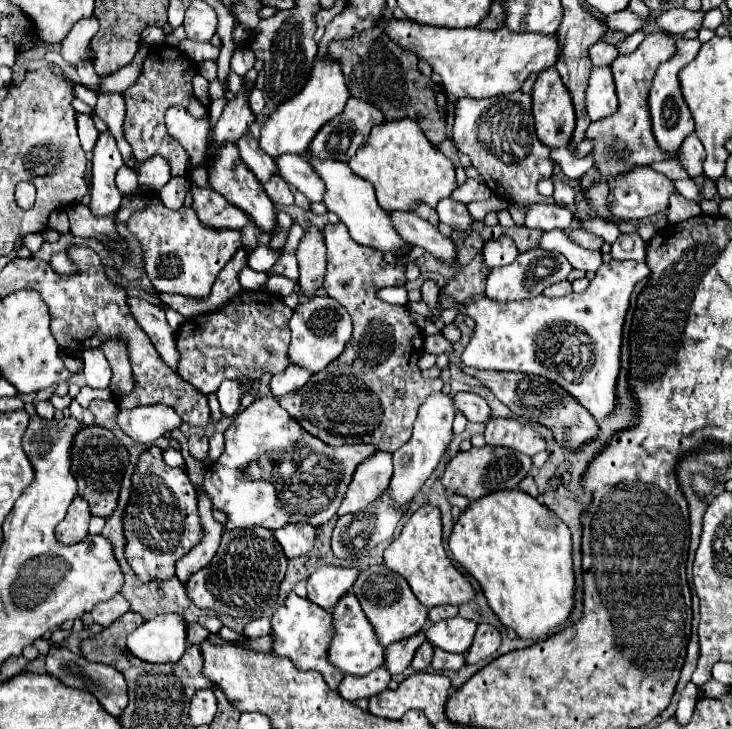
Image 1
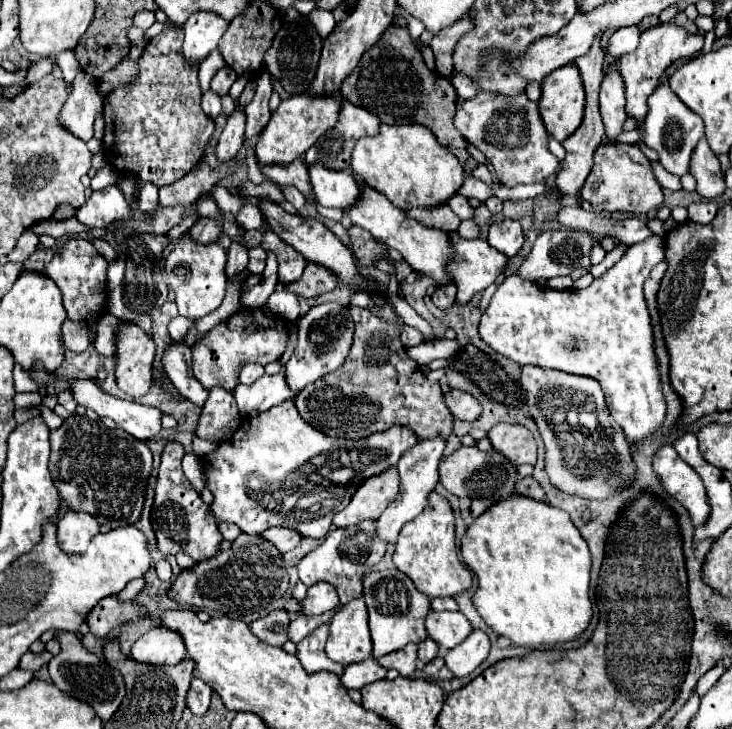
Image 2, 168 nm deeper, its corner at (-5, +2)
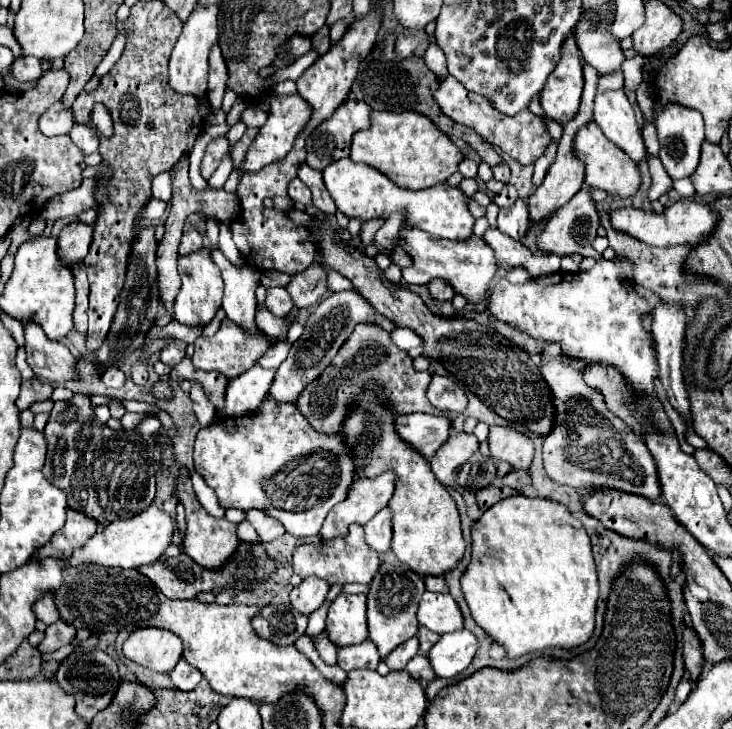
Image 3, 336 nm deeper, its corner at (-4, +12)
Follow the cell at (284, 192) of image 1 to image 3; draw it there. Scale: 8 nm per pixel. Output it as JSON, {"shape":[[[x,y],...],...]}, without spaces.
{"shape":[[[294,178],[290,184],[288,184],[288,196],[294,200],[294,202],[300,202],[300,204],[310,204],[310,190],[304,182],[300,182],[298,178]]]}

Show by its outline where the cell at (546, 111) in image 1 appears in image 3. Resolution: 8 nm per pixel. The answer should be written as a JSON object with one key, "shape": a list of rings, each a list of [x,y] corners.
{"shape":[[[570,36],[562,44],[560,64],[556,64],[552,76],[548,76],[546,86],[540,92],[540,104],[548,120],[558,124],[566,124],[572,120],[580,106],[584,76],[582,76],[582,60],[580,50],[576,48],[576,40]]]}

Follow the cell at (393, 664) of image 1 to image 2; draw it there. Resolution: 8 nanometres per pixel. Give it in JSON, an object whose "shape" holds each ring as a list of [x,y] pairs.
{"shape":[[[409,644],[393,654],[387,654],[379,660],[383,668],[395,668],[401,676],[411,676],[417,668],[417,644]]]}

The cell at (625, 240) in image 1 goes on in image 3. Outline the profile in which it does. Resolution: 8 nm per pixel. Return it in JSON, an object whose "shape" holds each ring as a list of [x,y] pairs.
{"shape":[[[678,200],[676,204],[668,206],[664,210],[664,214],[646,212],[646,210],[632,208],[632,206],[610,210],[610,224],[618,232],[624,232],[648,246],[668,248],[668,246],[678,246],[678,244],[698,244],[700,240],[704,240],[704,236],[708,236],[714,230],[716,216],[708,210],[708,206],[704,202]]]}

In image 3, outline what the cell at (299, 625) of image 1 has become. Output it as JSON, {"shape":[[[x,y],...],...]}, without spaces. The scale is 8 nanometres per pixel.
{"shape":[[[320,632],[318,636],[314,636],[312,642],[314,642],[314,646],[316,646],[316,652],[320,654],[320,658],[322,658],[326,664],[330,664],[330,666],[336,664],[336,652],[338,652],[338,648],[328,640],[326,632]]]}

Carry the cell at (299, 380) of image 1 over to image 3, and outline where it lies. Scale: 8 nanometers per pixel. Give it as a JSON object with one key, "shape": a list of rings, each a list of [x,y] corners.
{"shape":[[[252,366],[242,376],[228,382],[226,388],[226,414],[228,416],[246,416],[256,412],[268,388],[272,386],[276,370],[266,370]]]}

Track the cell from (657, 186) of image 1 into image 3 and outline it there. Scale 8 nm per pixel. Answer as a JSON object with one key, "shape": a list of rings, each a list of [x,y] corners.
{"shape":[[[590,122],[588,126],[578,130],[578,134],[576,134],[576,156],[580,156],[580,160],[584,162],[586,184],[590,188],[600,188],[608,194],[616,194],[622,198],[630,198],[640,190],[642,174],[640,174],[638,164],[630,156],[626,156],[626,152],[622,148],[616,148],[616,144],[612,144],[600,132],[596,122]]]}

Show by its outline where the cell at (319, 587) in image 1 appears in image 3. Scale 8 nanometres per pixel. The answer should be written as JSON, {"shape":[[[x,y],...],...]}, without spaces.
{"shape":[[[310,576],[310,578],[304,578],[300,582],[300,586],[292,588],[290,592],[290,604],[292,608],[296,608],[298,612],[302,614],[312,614],[324,600],[326,600],[326,594],[330,590],[330,584],[316,578],[316,576]]]}

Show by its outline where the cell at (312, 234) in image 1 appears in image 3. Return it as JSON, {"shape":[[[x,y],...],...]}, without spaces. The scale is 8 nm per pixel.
{"shape":[[[312,264],[310,268],[306,268],[306,272],[292,276],[286,290],[290,292],[294,304],[298,308],[308,308],[308,306],[314,306],[316,302],[320,302],[328,290],[326,276],[328,274],[320,264]]]}

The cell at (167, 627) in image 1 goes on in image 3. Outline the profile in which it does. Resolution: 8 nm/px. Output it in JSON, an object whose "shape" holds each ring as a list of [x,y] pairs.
{"shape":[[[140,628],[128,636],[122,652],[150,670],[170,672],[182,658],[182,642],[168,630]]]}

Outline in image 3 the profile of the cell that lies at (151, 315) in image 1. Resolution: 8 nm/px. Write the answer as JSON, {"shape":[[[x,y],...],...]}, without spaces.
{"shape":[[[192,384],[192,392],[190,392],[190,398],[194,402],[194,414],[198,418],[198,422],[202,426],[210,426],[216,418],[216,408],[214,404],[204,396],[204,388],[200,388],[198,384]]]}

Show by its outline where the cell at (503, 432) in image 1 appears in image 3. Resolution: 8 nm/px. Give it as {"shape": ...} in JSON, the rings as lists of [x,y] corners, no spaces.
{"shape":[[[490,426],[488,444],[494,460],[504,460],[514,468],[528,470],[532,462],[532,440],[526,434],[506,426]]]}

